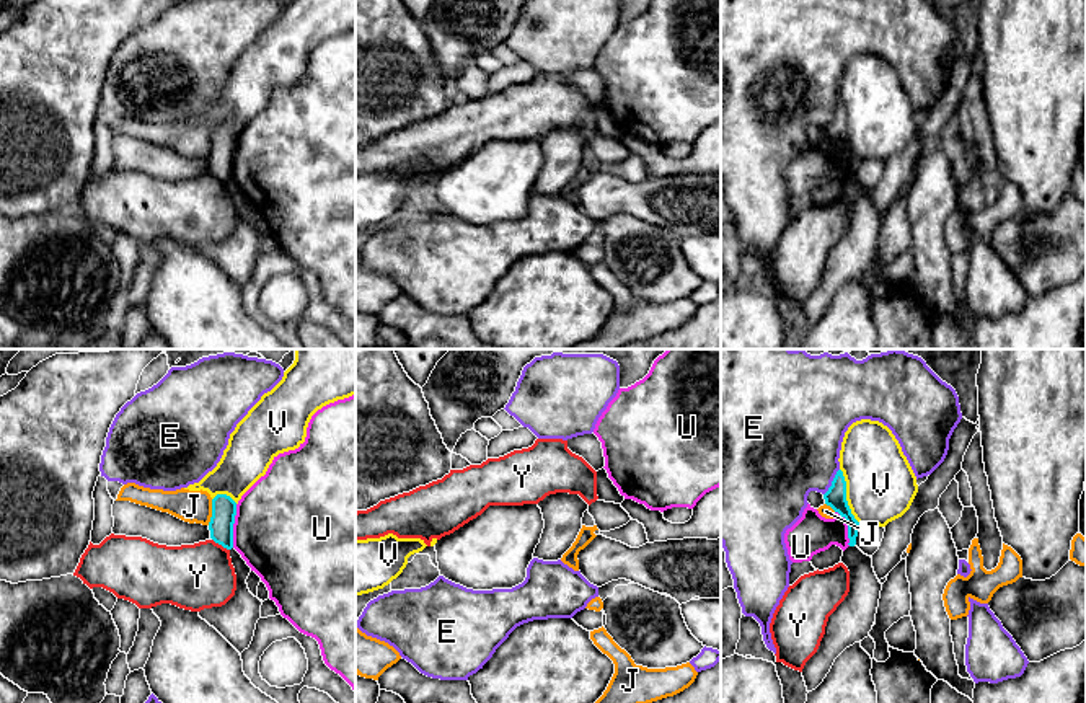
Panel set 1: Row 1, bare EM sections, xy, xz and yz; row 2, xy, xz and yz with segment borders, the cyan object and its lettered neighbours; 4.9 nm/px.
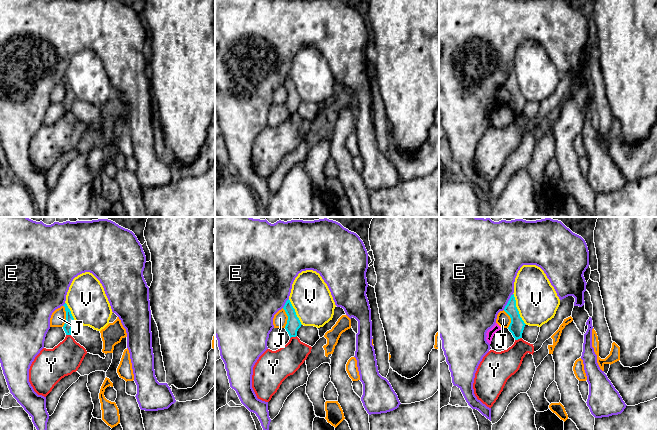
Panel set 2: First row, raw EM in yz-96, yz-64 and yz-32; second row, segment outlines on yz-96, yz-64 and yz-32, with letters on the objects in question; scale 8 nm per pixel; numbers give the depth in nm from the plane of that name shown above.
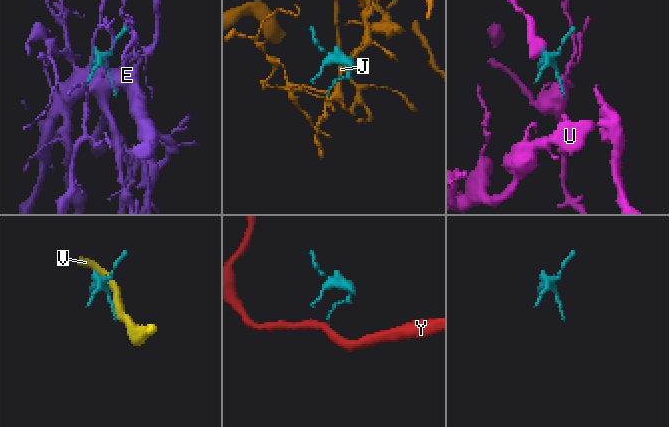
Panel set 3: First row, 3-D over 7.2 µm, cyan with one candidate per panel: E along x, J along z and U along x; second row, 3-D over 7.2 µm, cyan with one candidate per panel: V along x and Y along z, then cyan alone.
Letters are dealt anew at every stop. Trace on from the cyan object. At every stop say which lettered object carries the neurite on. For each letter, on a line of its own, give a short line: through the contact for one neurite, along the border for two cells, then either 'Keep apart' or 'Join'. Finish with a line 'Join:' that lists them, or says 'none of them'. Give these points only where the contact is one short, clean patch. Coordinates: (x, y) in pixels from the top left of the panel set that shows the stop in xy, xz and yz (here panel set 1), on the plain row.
E: Keep apart
J: Line: xy (212, 134), (212, 150), (207, 159). Keep apart
U: Keep apart
V: Keep apart
Y: Line: xy (212, 173), (229, 185). Keep apart
Join: none of them

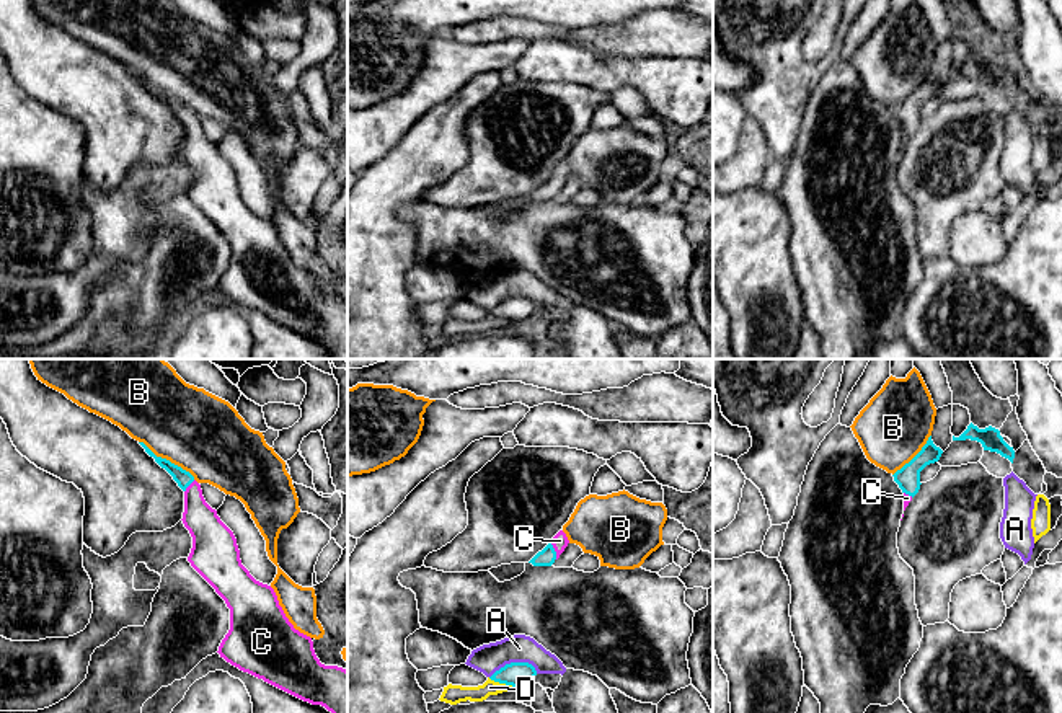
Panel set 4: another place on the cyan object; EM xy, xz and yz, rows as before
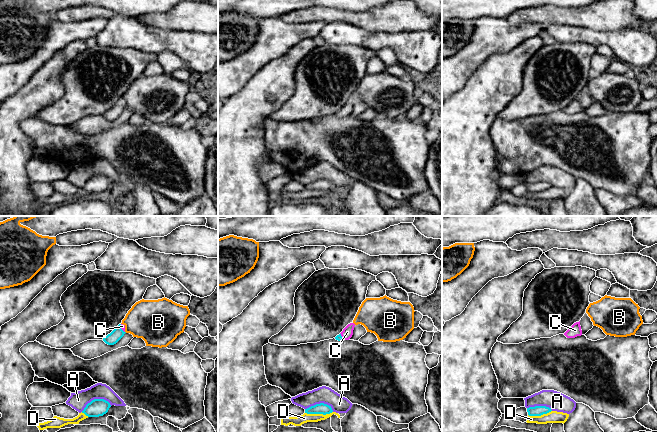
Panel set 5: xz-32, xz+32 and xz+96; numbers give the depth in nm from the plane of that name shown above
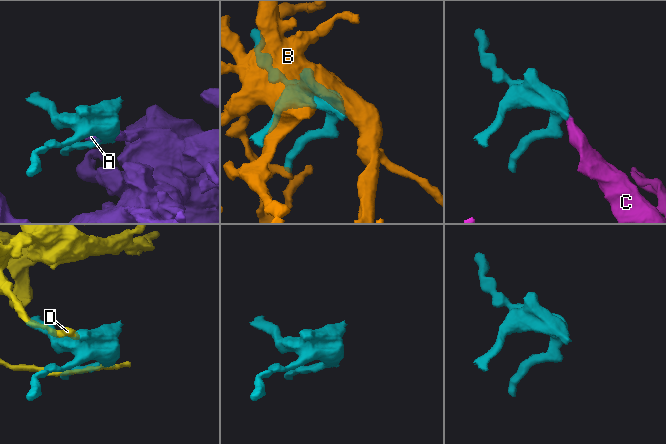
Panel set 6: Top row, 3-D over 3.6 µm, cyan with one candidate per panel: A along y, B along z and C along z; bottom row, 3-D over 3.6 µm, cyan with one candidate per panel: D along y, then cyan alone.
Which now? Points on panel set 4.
A: Keep apart
B: Keep apart
C: Line: xz (547, 191), (555, 186), (560, 175). Join
D: Keep apart
Join: C

